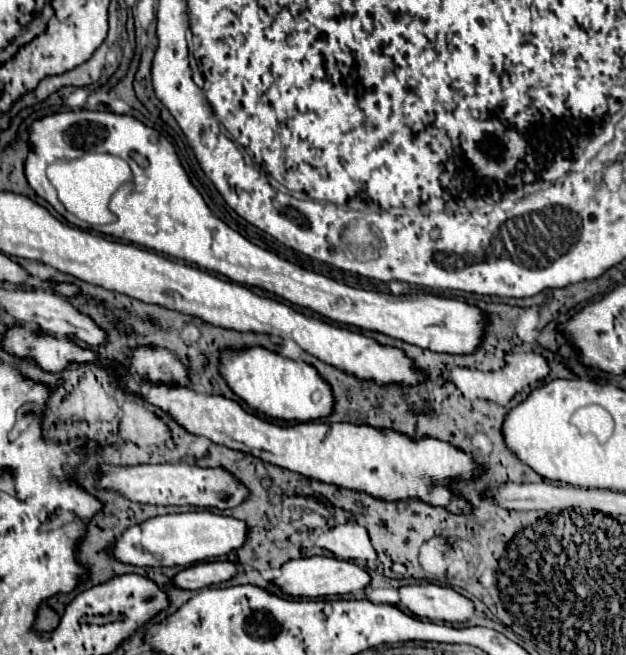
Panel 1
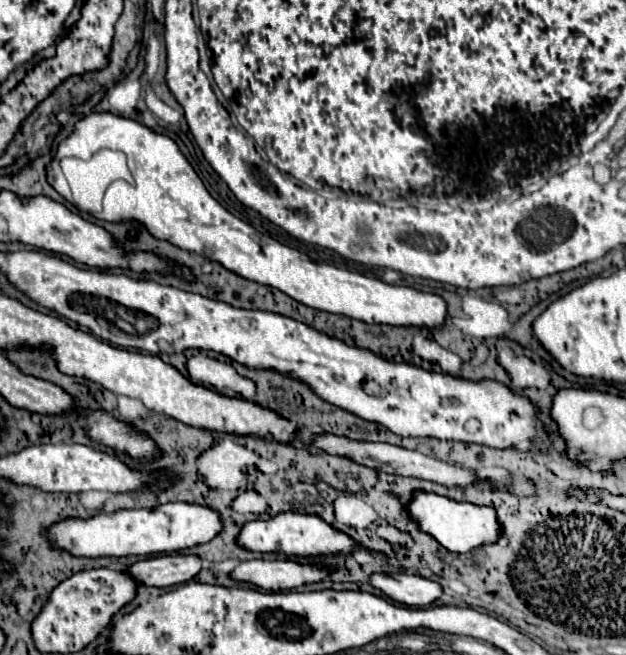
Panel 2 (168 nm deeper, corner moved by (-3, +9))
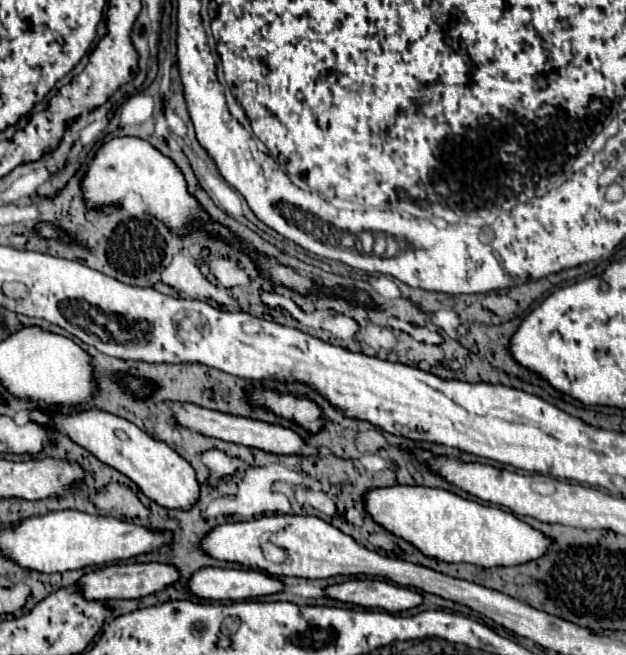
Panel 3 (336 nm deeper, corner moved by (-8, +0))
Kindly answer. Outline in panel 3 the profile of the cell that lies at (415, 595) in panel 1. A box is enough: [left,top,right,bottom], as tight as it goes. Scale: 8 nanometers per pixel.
[326,580,422,612]

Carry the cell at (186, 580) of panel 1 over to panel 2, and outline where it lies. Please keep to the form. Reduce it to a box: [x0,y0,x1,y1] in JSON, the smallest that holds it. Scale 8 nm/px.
[125,555,201,587]

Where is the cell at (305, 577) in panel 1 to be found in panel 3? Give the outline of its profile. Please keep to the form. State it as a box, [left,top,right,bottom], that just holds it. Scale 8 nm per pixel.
[190,568,286,600]

